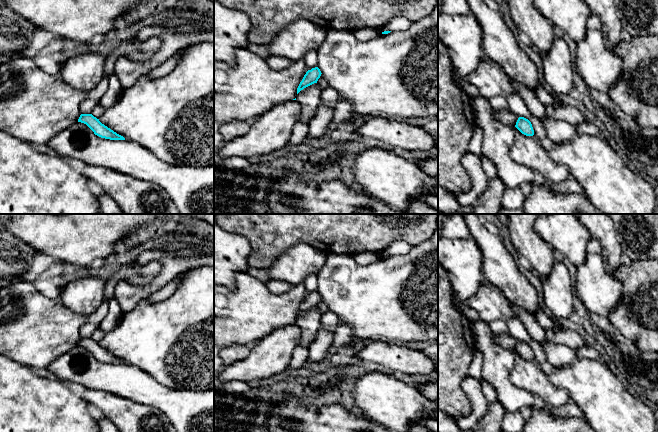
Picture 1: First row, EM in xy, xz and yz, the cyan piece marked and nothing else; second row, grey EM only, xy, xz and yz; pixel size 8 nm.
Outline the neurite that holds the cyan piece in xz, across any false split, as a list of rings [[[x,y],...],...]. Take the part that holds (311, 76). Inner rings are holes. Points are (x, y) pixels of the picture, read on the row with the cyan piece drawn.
[[[318,67],[312,68],[311,70],[308,70],[306,74],[304,75],[302,81],[300,82],[298,88],[297,88],[297,94],[303,90],[304,88],[317,83],[318,79],[321,76],[321,71]]]

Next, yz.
[[[519,117],[515,127],[524,135],[526,136],[533,136],[534,135],[534,130],[532,127],[531,122],[524,118],[524,117]]]

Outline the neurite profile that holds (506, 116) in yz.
[[[507,106],[506,109],[501,111],[493,110],[493,118],[495,118],[496,120],[500,121],[505,125],[515,127],[519,116],[514,114]]]

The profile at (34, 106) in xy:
[[[0,56],[0,130],[30,144],[46,144],[53,136],[78,121],[80,105],[88,92],[76,90],[56,76],[40,70],[34,59]]]

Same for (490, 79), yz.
[[[491,59],[482,60],[466,80],[479,89],[480,96],[488,100],[497,96],[506,98],[509,94],[517,93],[510,77]]]

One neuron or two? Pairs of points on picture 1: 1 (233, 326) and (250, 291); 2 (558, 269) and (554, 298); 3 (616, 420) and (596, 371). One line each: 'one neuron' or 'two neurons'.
1: one neuron
2: one neuron
3: one neuron

